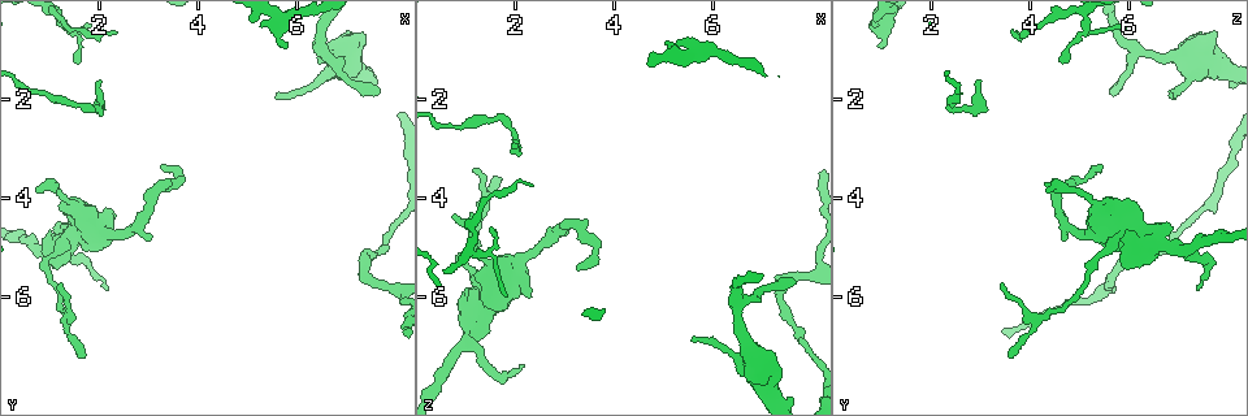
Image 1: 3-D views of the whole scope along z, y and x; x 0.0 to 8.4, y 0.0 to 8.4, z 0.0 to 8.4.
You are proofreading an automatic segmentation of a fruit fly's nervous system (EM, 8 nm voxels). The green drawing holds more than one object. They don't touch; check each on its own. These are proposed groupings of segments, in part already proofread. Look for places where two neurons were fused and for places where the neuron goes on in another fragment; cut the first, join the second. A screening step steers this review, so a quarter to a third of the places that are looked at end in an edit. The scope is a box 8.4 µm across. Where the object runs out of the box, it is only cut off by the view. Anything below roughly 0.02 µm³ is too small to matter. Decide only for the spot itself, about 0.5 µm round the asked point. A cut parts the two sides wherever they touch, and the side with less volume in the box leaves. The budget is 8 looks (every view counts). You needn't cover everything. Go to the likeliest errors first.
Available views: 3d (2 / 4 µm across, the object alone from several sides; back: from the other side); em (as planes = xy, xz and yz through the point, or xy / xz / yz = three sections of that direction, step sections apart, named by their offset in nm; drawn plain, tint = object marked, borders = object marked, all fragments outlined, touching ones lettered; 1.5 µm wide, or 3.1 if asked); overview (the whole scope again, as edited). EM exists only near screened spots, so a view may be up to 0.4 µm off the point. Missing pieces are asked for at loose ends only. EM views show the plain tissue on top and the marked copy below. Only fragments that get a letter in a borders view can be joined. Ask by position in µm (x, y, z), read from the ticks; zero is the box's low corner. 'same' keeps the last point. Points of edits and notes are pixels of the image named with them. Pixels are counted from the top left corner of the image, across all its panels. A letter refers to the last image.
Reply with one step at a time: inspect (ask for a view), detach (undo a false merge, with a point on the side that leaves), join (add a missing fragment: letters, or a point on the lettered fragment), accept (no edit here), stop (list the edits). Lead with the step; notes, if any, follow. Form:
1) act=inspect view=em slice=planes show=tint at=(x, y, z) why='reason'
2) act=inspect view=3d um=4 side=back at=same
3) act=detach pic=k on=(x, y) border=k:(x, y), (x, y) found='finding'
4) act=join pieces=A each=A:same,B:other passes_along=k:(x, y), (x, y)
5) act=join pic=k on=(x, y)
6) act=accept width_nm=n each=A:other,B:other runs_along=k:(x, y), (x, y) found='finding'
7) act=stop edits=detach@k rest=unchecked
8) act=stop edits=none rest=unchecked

act=inspect view=em slice=xy step=8 show=borders at=(7.70, 1.75, 5.70) why='free end'

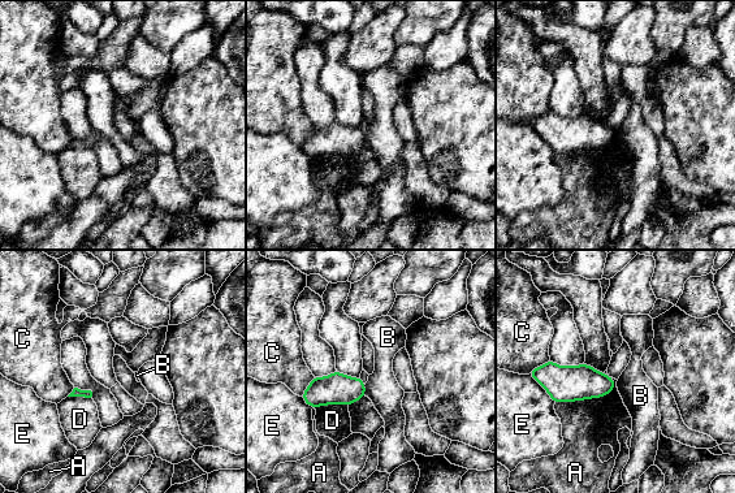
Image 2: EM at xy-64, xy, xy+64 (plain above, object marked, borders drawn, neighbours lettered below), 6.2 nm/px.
act=inspect view=em slice=planes show=borders at=same why='cut it another way'

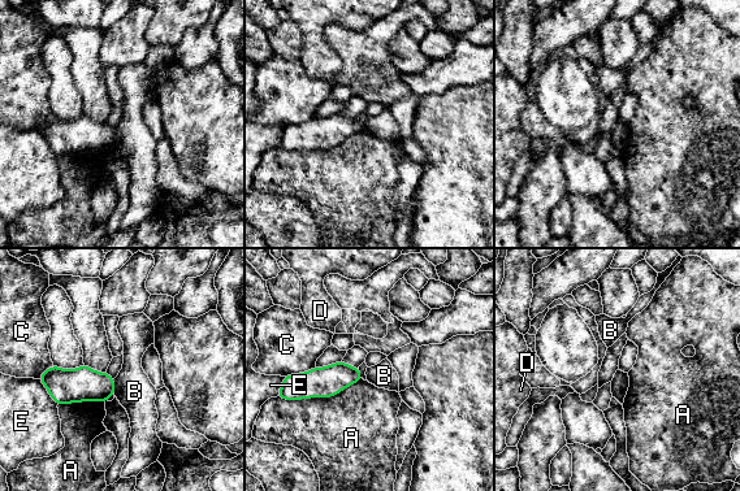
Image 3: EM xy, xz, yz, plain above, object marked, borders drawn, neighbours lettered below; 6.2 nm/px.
act=accept width_nm=140 each=A:other,B:other,C:other,D:other,E:other border=3:(113, 378), (115, 394) found='none of them fits'

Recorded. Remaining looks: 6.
act=inspect view=em slice=planes show=tint at=(5.60, 1.95, 6.80) why='an open end'

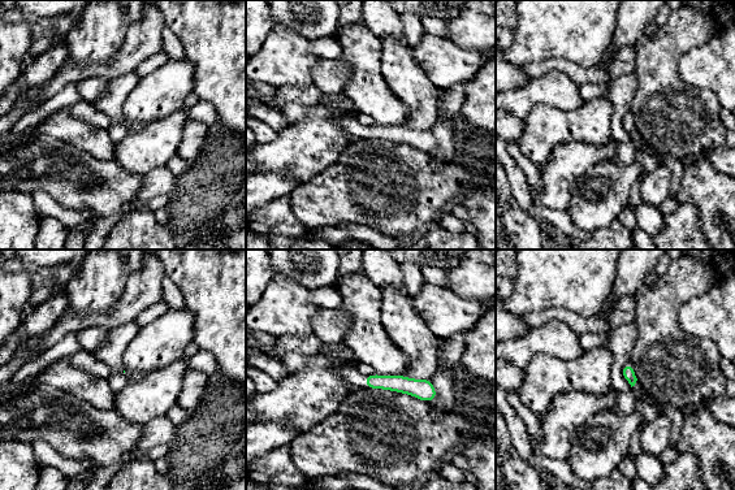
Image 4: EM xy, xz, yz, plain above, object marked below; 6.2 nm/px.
act=inspect view=em slice=planes show=borders at=same

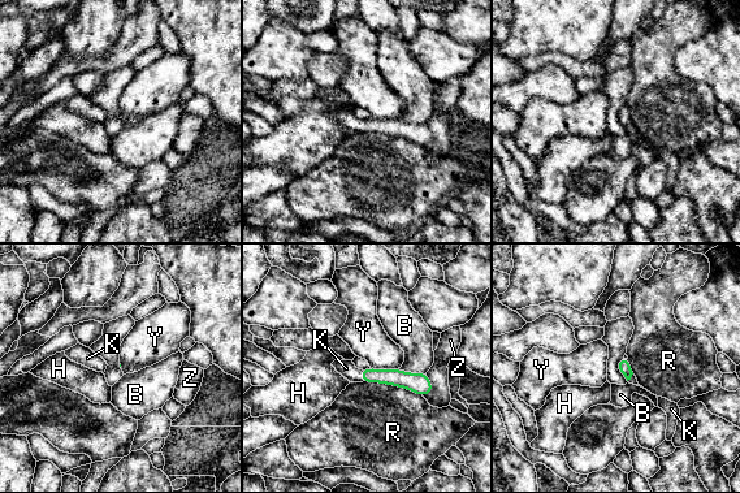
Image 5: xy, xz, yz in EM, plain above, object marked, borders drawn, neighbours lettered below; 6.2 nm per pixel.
act=join pieces=K each=B:other,H:other,K:same,R:other,Y:other,Z:other passes_along=5:(396, 377), (362, 376), (346, 368) found='the neuron continues'

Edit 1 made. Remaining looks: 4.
act=inspect view=3d um=2 at=(2.35, 0.70, 3.80) why='branch stops here'

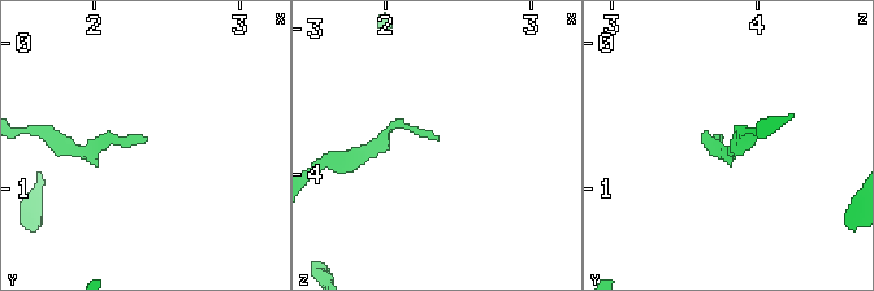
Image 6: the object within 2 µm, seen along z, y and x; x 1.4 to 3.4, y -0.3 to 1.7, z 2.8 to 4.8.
act=inspect view=em slice=xz step=4 show=tint at=(2.32, 0.66, 3.78)

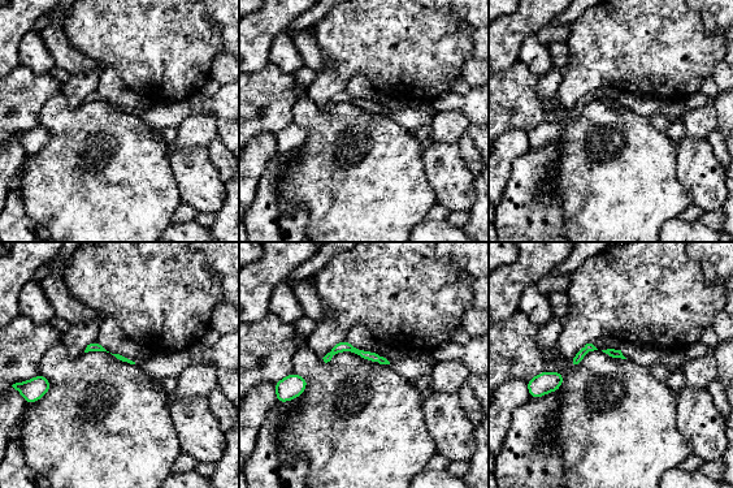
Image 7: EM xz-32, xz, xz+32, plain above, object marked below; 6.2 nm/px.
act=inspect view=em slice=planes show=borders at=same

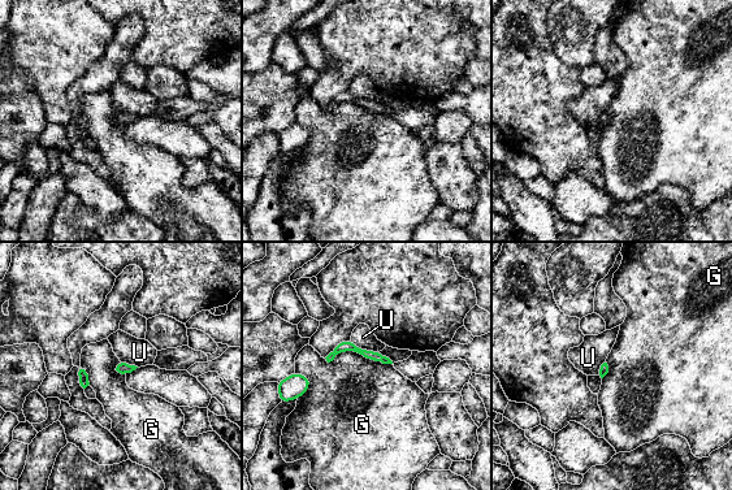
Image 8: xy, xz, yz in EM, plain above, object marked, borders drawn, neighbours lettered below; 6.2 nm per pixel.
act=join pieces=U width_nm=60 each=G:other,U:same passes_along=8:(347, 345), (364, 348), (363, 337) found='it goes on there'

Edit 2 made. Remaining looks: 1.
act=stop edits=join@5,join@8 rest=unchecked

